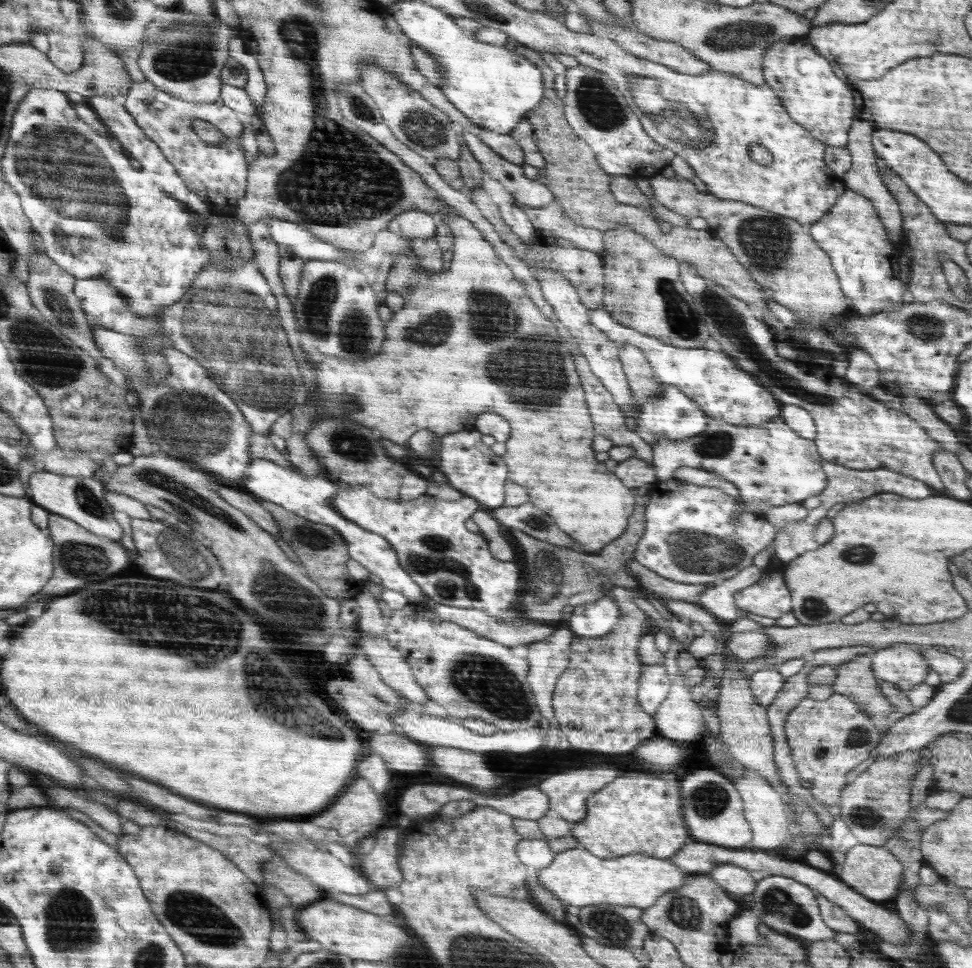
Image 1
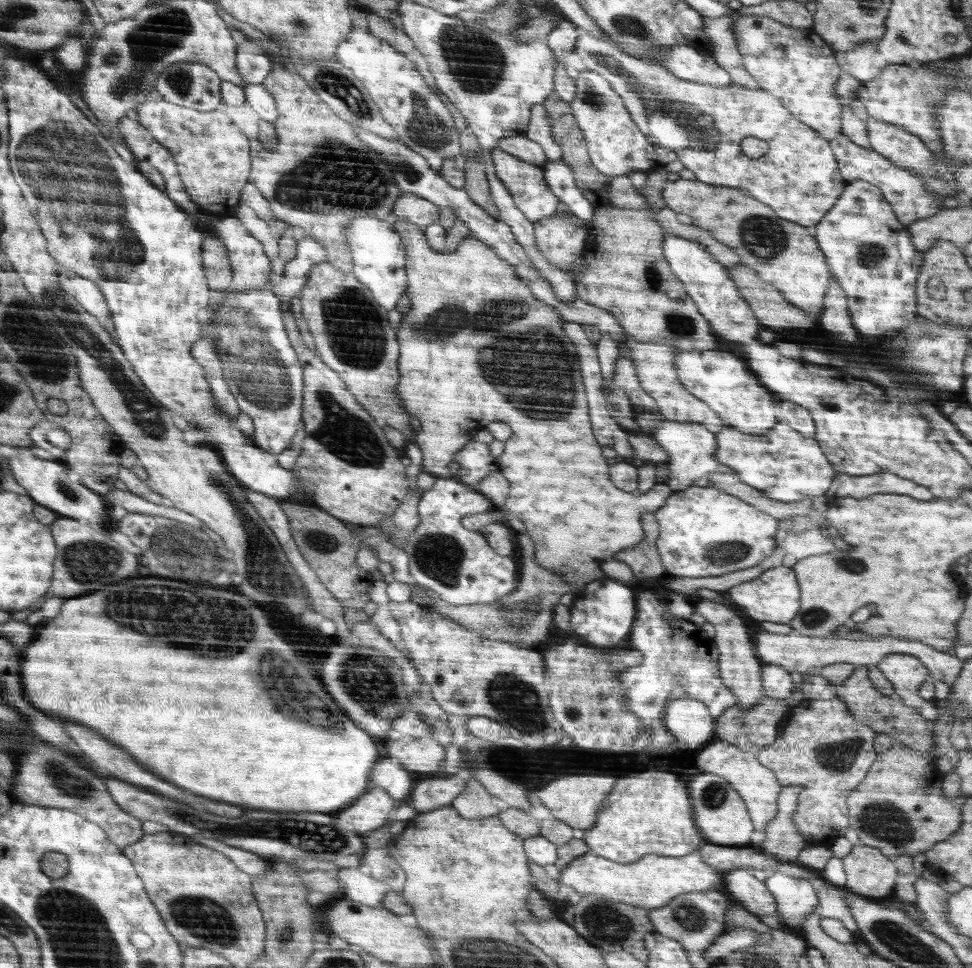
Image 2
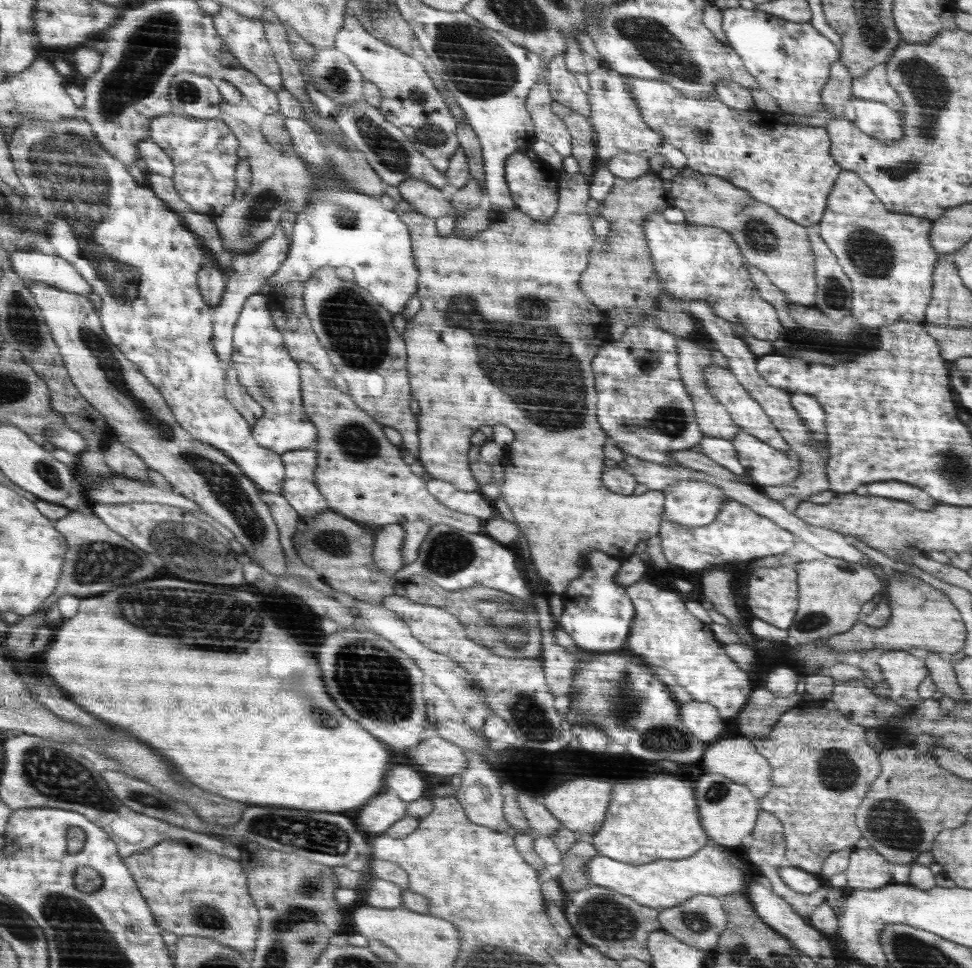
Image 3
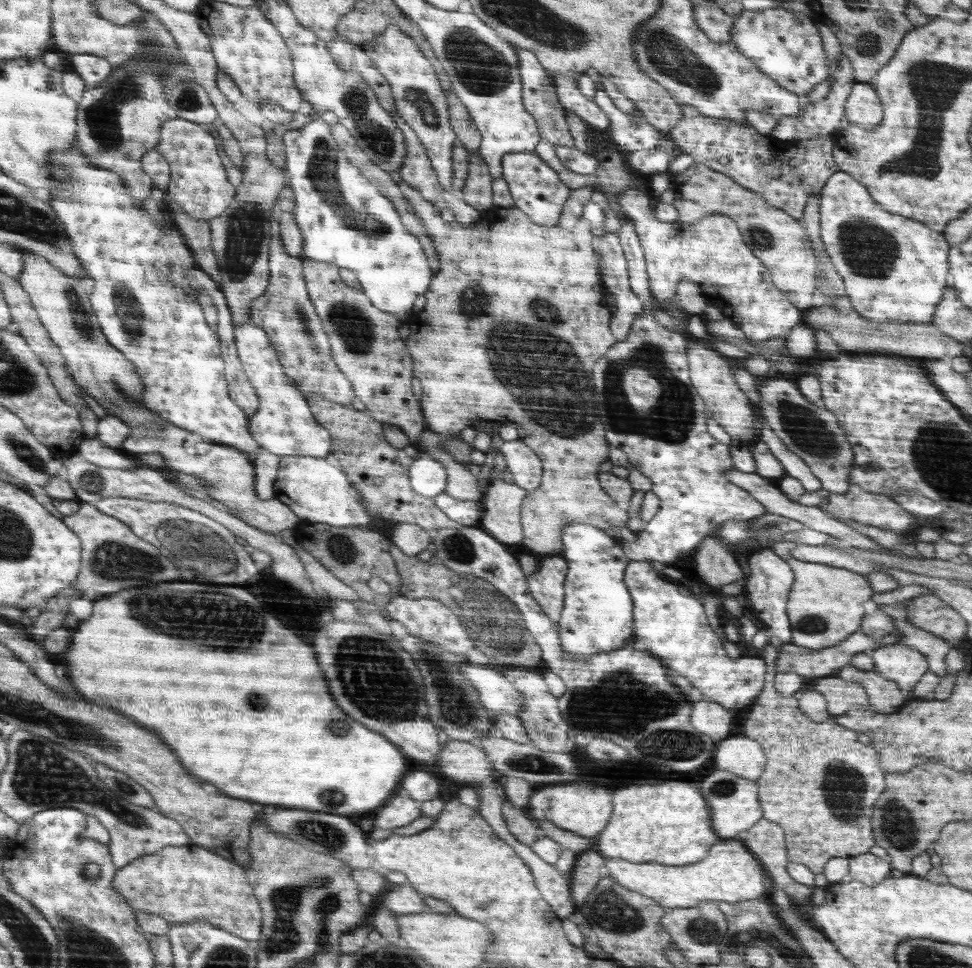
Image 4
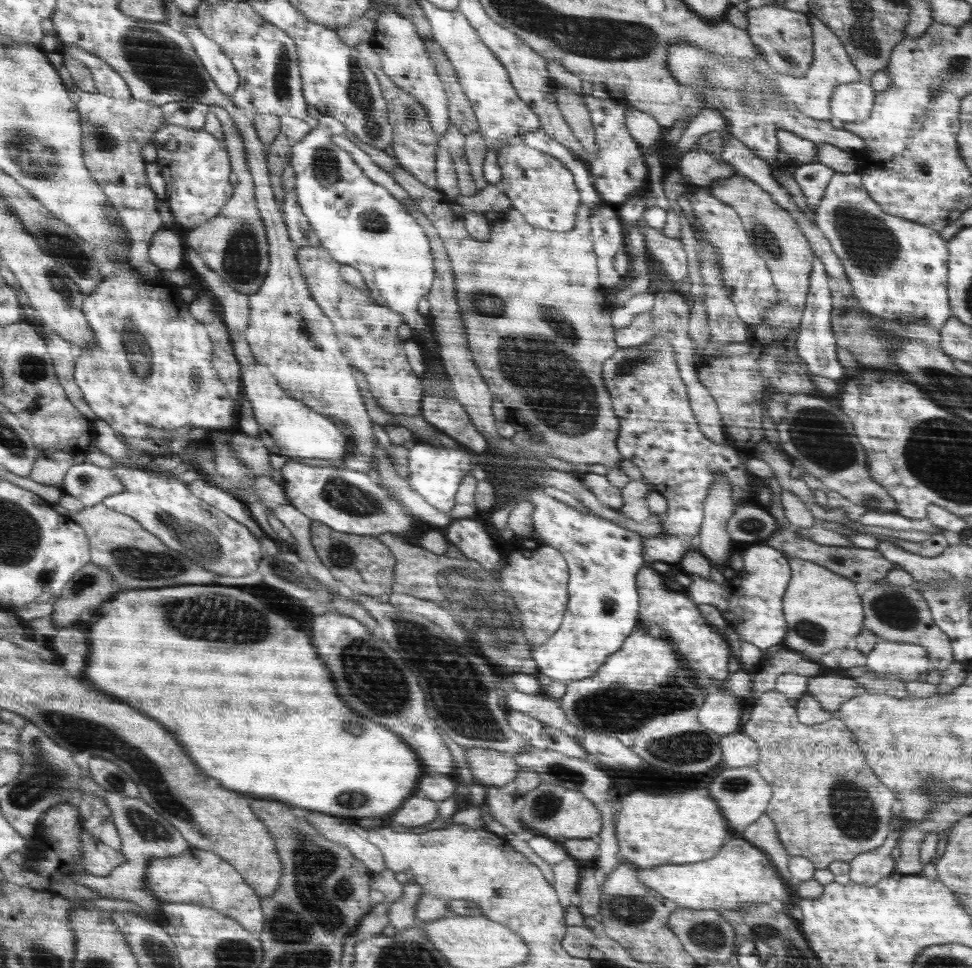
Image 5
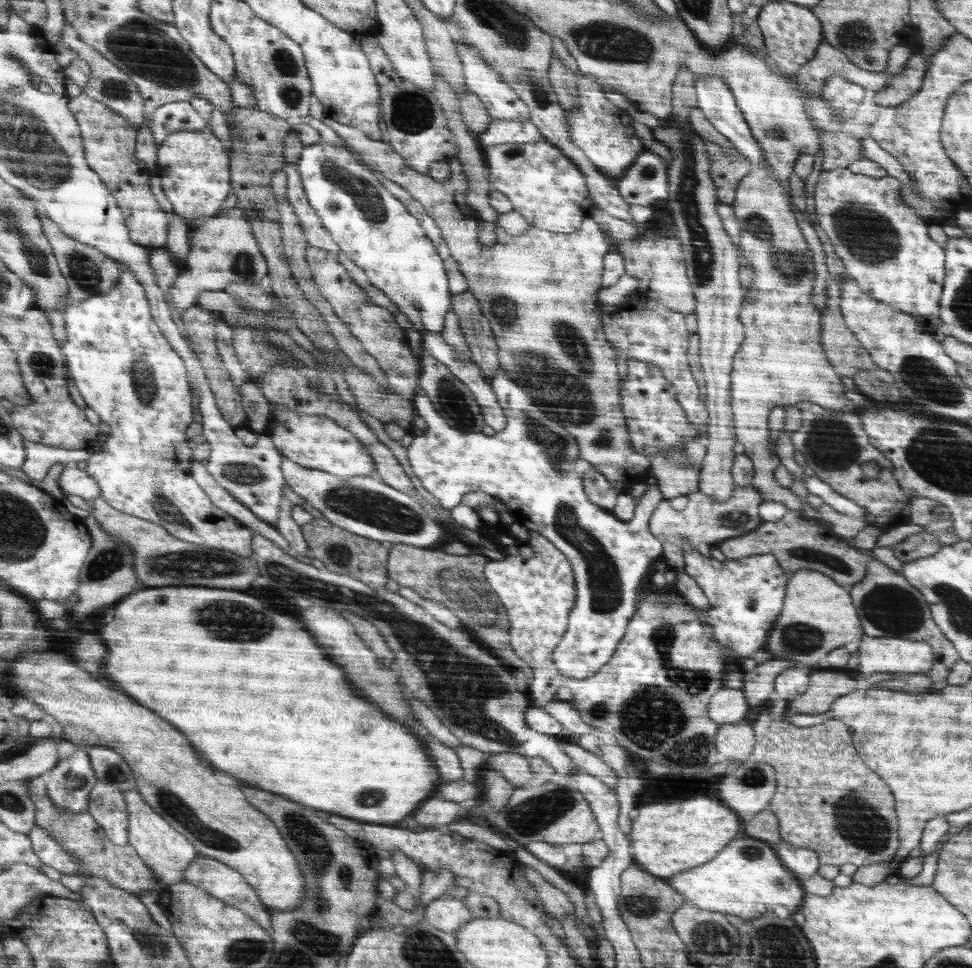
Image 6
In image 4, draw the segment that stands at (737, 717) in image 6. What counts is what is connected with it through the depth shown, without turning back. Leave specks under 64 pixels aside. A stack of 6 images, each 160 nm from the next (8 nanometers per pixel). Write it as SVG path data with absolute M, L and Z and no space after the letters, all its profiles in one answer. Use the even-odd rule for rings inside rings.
M703 699L694 704L691 725L696 727L698 732L711 736L718 743L729 736L728 732L732 728L734 713L718 702Z

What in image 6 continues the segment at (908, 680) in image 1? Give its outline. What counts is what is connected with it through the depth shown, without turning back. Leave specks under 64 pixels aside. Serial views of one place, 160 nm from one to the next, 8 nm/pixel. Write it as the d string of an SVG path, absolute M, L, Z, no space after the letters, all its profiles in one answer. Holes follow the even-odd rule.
M876 638L860 639L860 674L914 674L930 670L937 660L931 643L922 640Z

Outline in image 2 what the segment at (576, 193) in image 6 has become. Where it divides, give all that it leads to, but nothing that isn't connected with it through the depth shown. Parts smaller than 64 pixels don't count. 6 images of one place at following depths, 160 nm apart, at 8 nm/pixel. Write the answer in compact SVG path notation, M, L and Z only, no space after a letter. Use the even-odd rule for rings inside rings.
M498 147L491 150L491 159L495 165L495 174L510 191L515 205L534 223L541 218L550 217L558 208L559 197L547 187L547 180L543 176L543 167L532 163L524 162L515 155L508 154Z

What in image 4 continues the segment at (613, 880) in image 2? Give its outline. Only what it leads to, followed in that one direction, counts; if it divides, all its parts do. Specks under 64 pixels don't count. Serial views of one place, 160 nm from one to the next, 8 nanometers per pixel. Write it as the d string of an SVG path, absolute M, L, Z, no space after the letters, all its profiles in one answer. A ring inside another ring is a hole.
M732 839L726 840L726 842L716 842L716 844L712 845L710 848L710 852L708 852L707 857L704 858L703 861L696 862L694 864L688 864L684 866L665 866L662 863L654 863L654 862L642 862L642 863L634 863L629 862L623 859L608 859L605 862L605 866L608 869L608 877L614 879L616 883L620 884L620 886L638 892L638 894L642 894L648 898L652 898L652 900L656 901L660 906L664 906L668 909L674 908L688 908L691 906L696 906L699 902L704 901L724 901L729 903L735 903L738 901L748 901L751 899L760 898L760 896L766 896L766 892L768 892L768 888L770 888L770 878L771 876L766 874L764 870L763 864L760 863L760 860L756 859L756 856L751 853L750 850L746 850L744 848L744 844L740 844L740 842L734 842L734 840L742 840L742 839Z

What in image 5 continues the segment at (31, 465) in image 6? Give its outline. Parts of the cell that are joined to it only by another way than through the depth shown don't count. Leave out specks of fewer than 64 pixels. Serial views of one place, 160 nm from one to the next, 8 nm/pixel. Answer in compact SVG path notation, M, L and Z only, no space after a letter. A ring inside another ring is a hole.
M55 450L43 453L34 467L31 477L42 484L65 486L65 478L74 466L86 462L84 454Z

